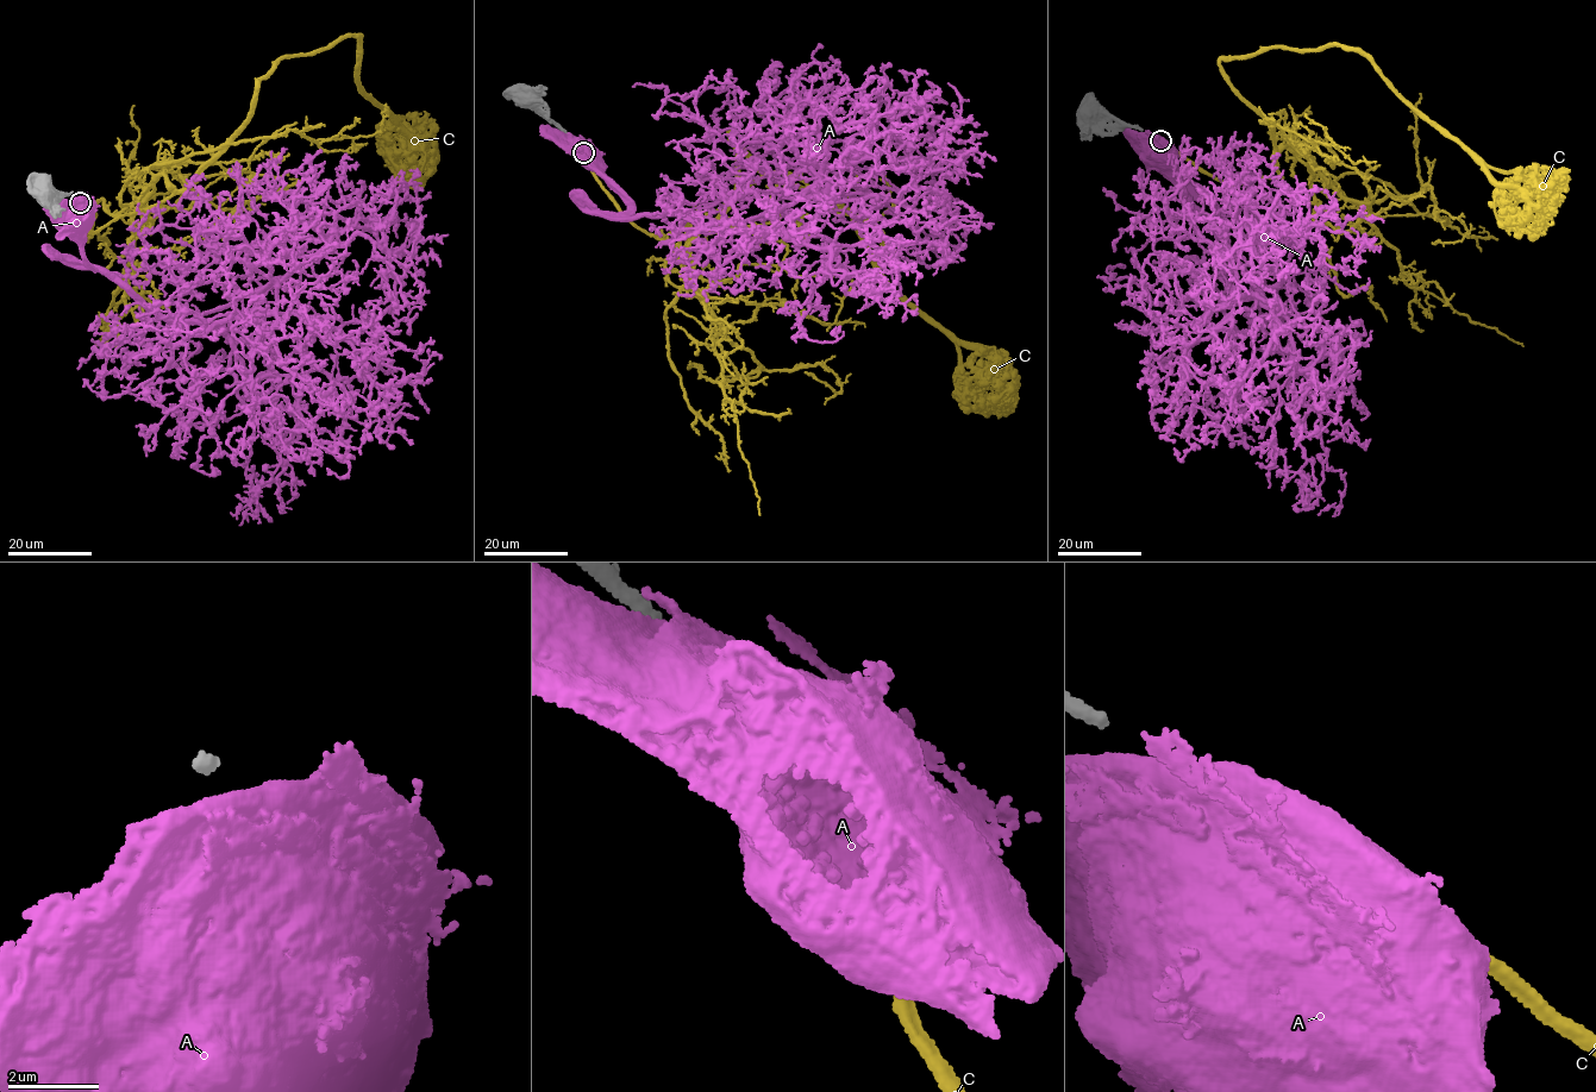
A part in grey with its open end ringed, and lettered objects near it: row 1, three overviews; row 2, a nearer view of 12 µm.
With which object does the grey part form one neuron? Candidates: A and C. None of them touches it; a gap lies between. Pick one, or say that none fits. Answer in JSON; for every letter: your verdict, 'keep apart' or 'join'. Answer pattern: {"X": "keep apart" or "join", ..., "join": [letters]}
{"A": "keep apart", "C": "join", "join": ["C"]}

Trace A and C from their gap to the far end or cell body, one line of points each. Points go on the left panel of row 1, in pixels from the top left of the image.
A: (81, 202), (80, 219)
C: (80, 204), (93, 232), (175, 194), (280, 60), (358, 35), (355, 80), (435, 150), (423, 183), (404, 169)

